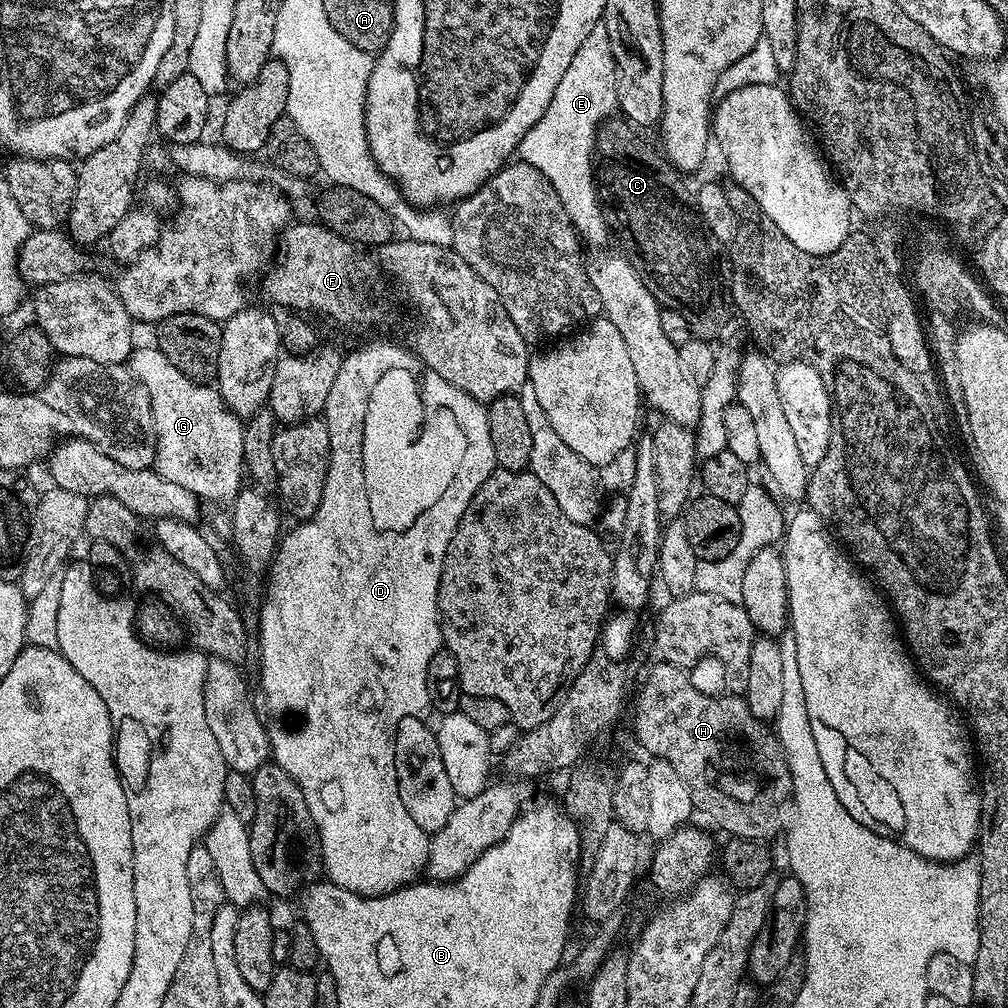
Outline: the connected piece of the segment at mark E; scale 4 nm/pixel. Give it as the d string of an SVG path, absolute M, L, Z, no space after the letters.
M601 22L578 46L570 67L562 74L562 82L558 82L558 90L554 90L554 98L550 98L550 106L546 106L546 114L530 126L518 149L519 159L535 168L556 191L579 237L592 244L606 243L610 233L596 194L596 132L603 120L616 111L616 63L610 50L610 34L606 34L606 26Z

